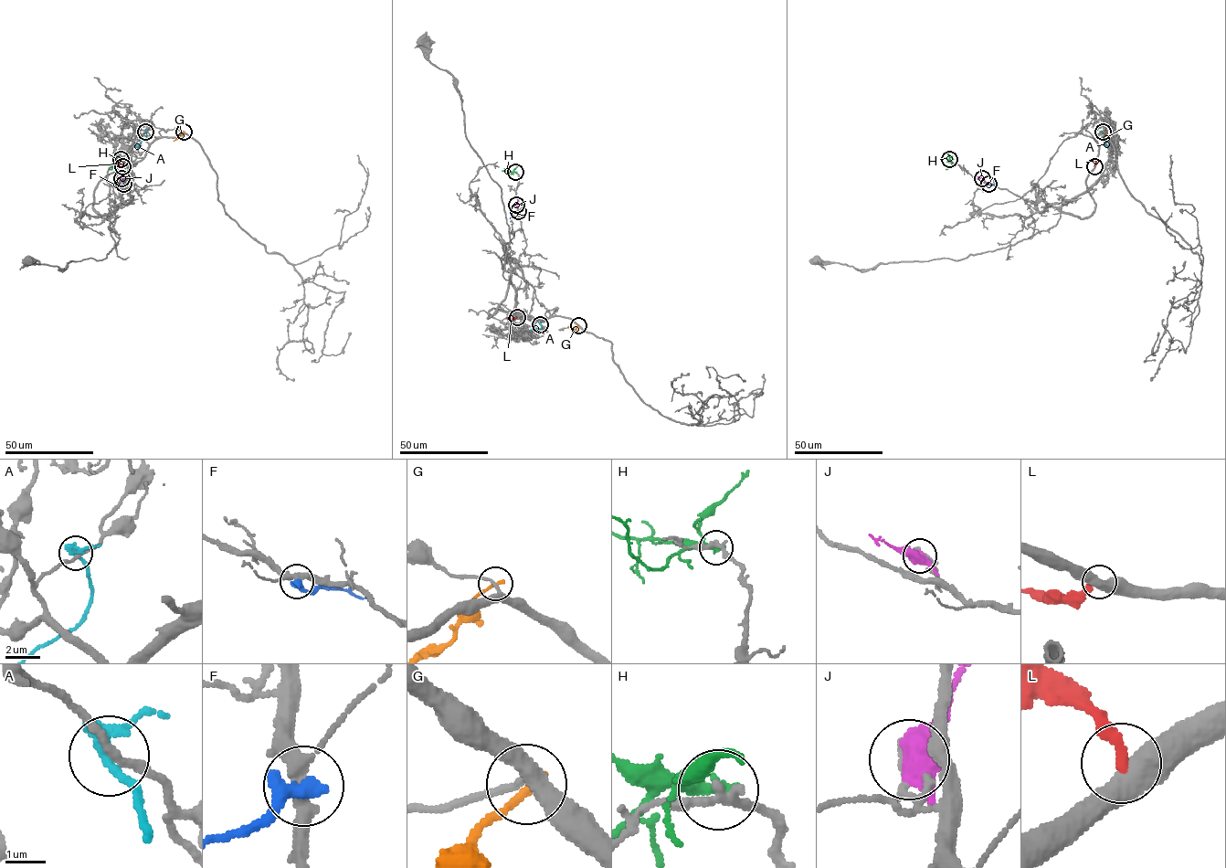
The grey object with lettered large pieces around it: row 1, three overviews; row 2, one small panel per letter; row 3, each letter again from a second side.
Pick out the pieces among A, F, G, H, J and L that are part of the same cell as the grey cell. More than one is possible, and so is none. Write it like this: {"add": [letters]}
{"add": []}

